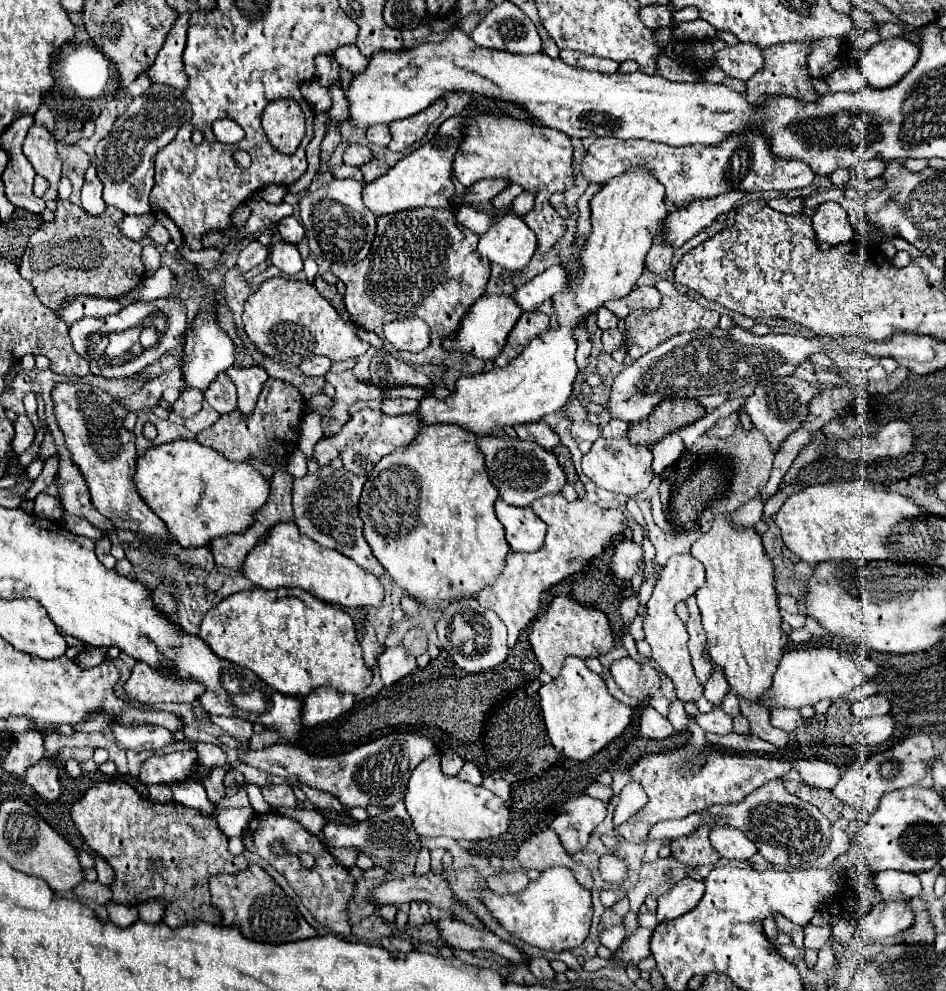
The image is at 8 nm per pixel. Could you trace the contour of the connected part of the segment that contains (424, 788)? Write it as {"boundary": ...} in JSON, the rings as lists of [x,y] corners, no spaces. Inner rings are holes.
{"boundary":[[[424,758],[410,776],[406,794],[406,810],[420,836],[448,836],[454,840],[486,840],[498,838],[508,830],[510,810],[502,798],[482,786],[468,784],[456,776],[446,776],[440,768],[440,758]]]}

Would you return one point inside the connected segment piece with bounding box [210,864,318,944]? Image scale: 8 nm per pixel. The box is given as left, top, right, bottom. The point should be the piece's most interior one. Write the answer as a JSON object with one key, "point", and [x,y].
{"point":[251,900]}

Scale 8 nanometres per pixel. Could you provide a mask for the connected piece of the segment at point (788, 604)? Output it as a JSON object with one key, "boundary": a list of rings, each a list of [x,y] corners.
{"boundary":[[[778,596],[778,606],[782,608],[782,610],[786,610],[788,614],[798,614],[800,612],[800,608],[798,608],[798,602],[792,598],[792,596]]]}

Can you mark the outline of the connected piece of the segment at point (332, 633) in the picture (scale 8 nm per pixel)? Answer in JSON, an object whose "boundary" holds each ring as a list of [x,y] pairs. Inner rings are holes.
{"boundary":[[[252,588],[246,592],[236,592],[206,612],[204,620],[200,622],[198,636],[220,658],[252,670],[260,680],[282,694],[304,698],[322,686],[330,686],[338,692],[358,694],[372,682],[372,670],[364,666],[352,618],[342,608],[320,602],[310,592],[300,588]]]}

